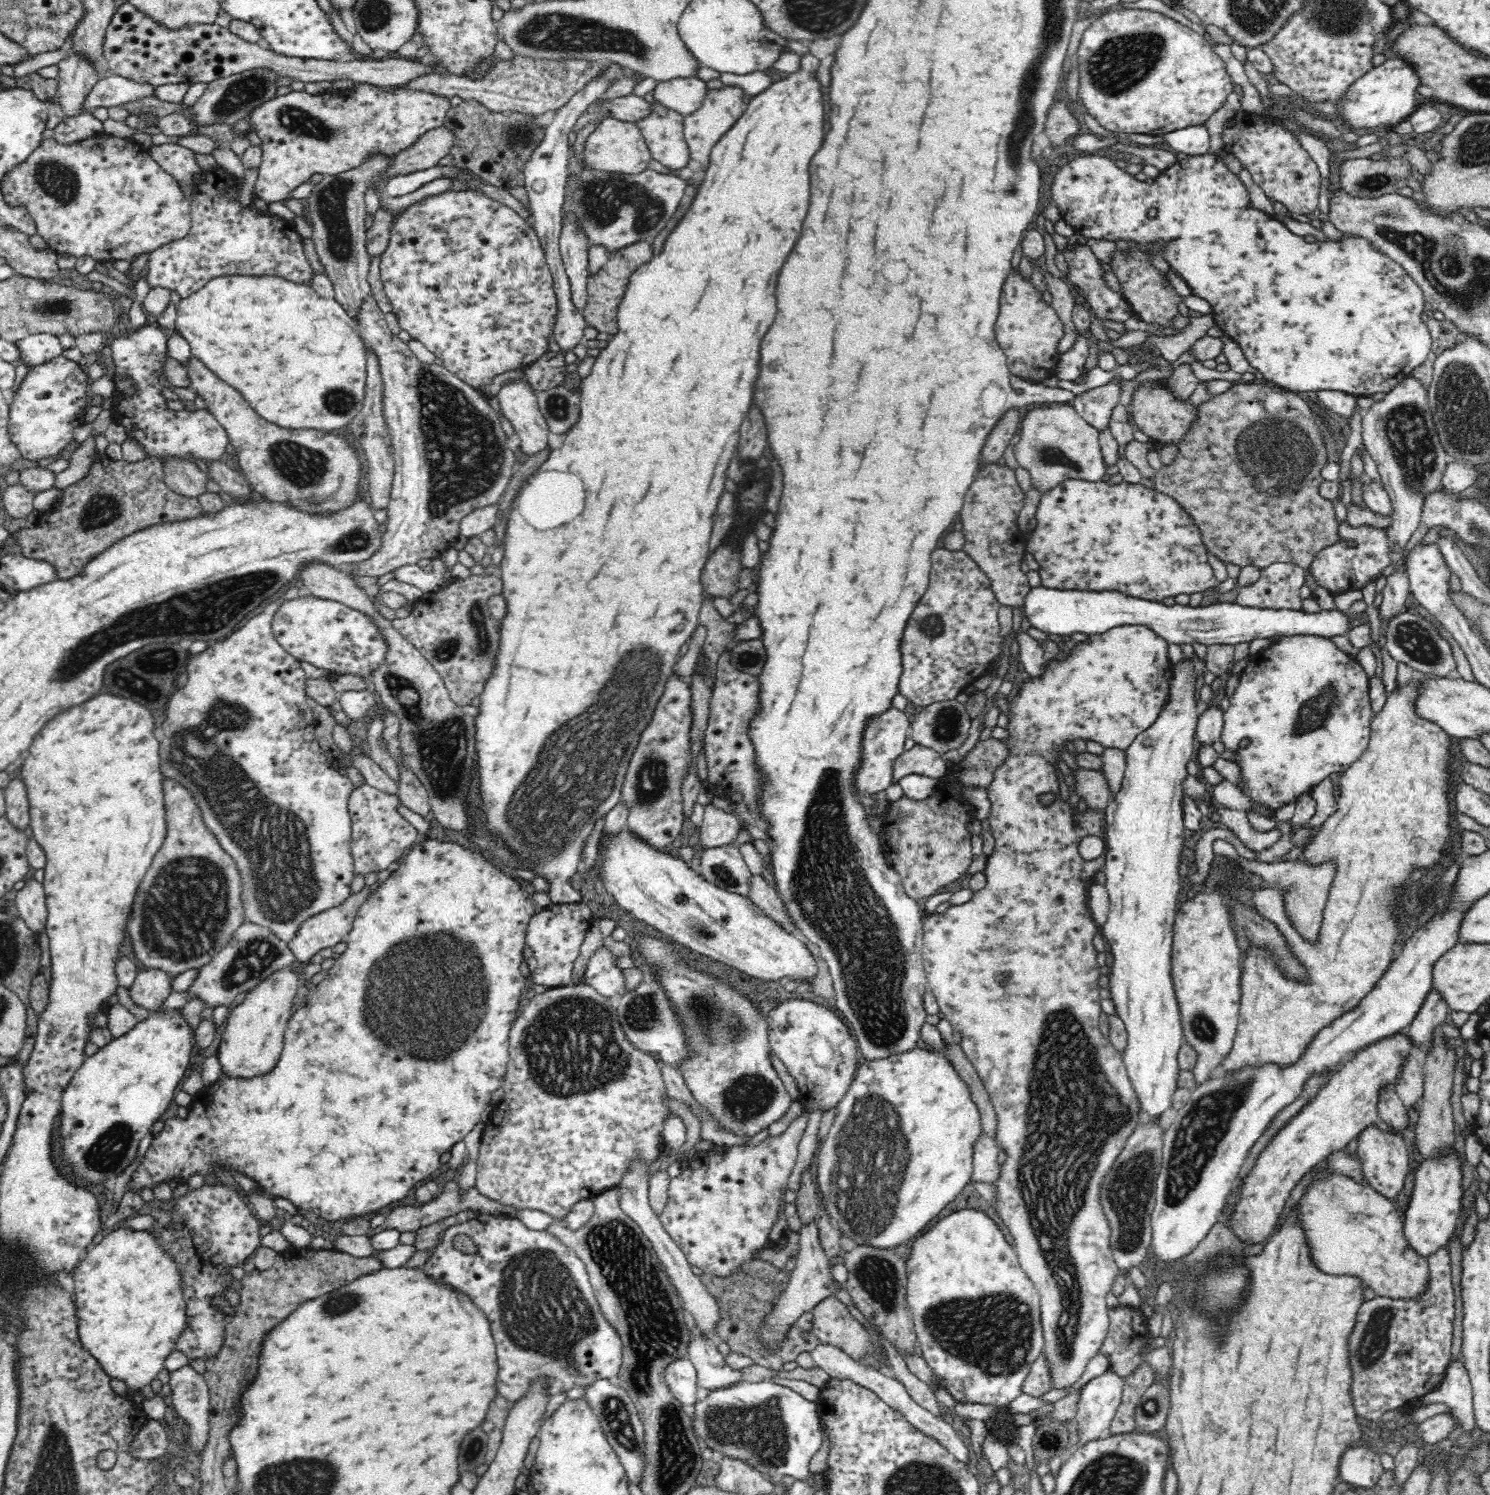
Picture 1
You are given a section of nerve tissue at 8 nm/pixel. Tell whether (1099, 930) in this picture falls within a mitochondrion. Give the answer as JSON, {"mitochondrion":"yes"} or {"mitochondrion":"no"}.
{"mitochondrion":"no"}

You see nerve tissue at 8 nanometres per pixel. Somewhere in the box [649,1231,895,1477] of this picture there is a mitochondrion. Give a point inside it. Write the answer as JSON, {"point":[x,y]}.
{"point":[760,1431]}

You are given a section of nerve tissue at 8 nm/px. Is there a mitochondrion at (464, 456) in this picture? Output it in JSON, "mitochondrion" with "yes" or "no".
{"mitochondrion":"yes"}

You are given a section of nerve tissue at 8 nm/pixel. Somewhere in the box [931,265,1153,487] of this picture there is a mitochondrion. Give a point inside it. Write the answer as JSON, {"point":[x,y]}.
{"point":[1046,456]}

